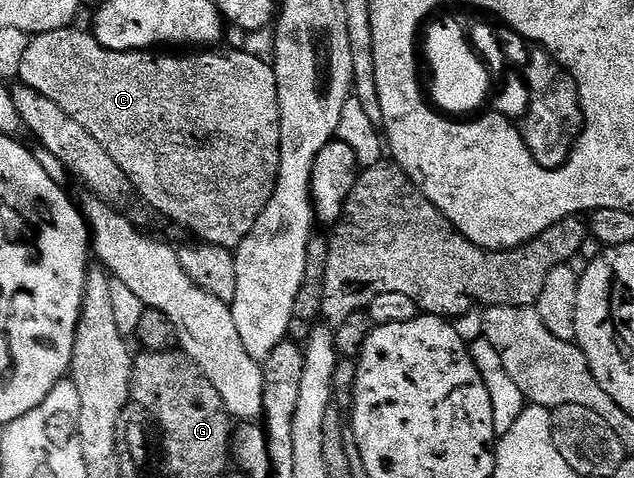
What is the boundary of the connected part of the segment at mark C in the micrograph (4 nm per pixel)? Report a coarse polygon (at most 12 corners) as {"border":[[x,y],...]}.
{"border":[[30,39],[16,79],[155,211],[236,250],[271,198],[249,52]]}

